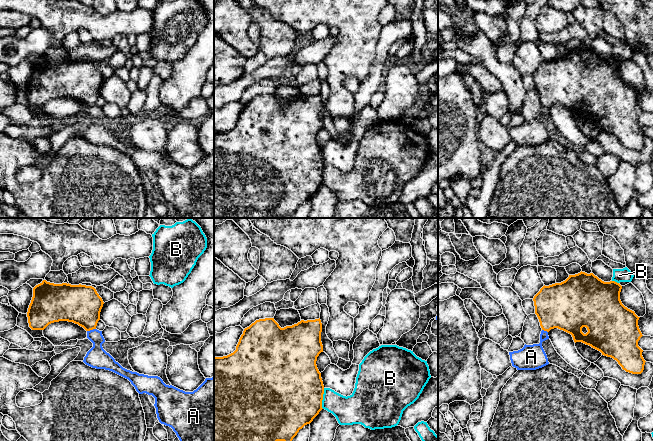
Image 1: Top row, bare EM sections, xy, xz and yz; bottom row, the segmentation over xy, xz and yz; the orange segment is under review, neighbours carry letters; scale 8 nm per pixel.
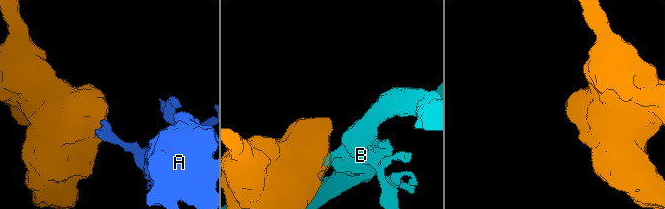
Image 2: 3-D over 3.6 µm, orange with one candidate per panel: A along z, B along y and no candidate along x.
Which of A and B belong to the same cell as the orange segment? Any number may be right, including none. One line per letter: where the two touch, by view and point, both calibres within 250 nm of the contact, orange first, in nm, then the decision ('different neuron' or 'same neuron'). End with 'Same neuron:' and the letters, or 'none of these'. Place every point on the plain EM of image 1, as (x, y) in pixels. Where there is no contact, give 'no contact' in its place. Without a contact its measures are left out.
A: contact xy (91, 105); calibres 320 and 170 nm; different neuron
B: contact xz (322, 174); calibres 500 and 220 nm; different neuron
Same neuron: none of these

